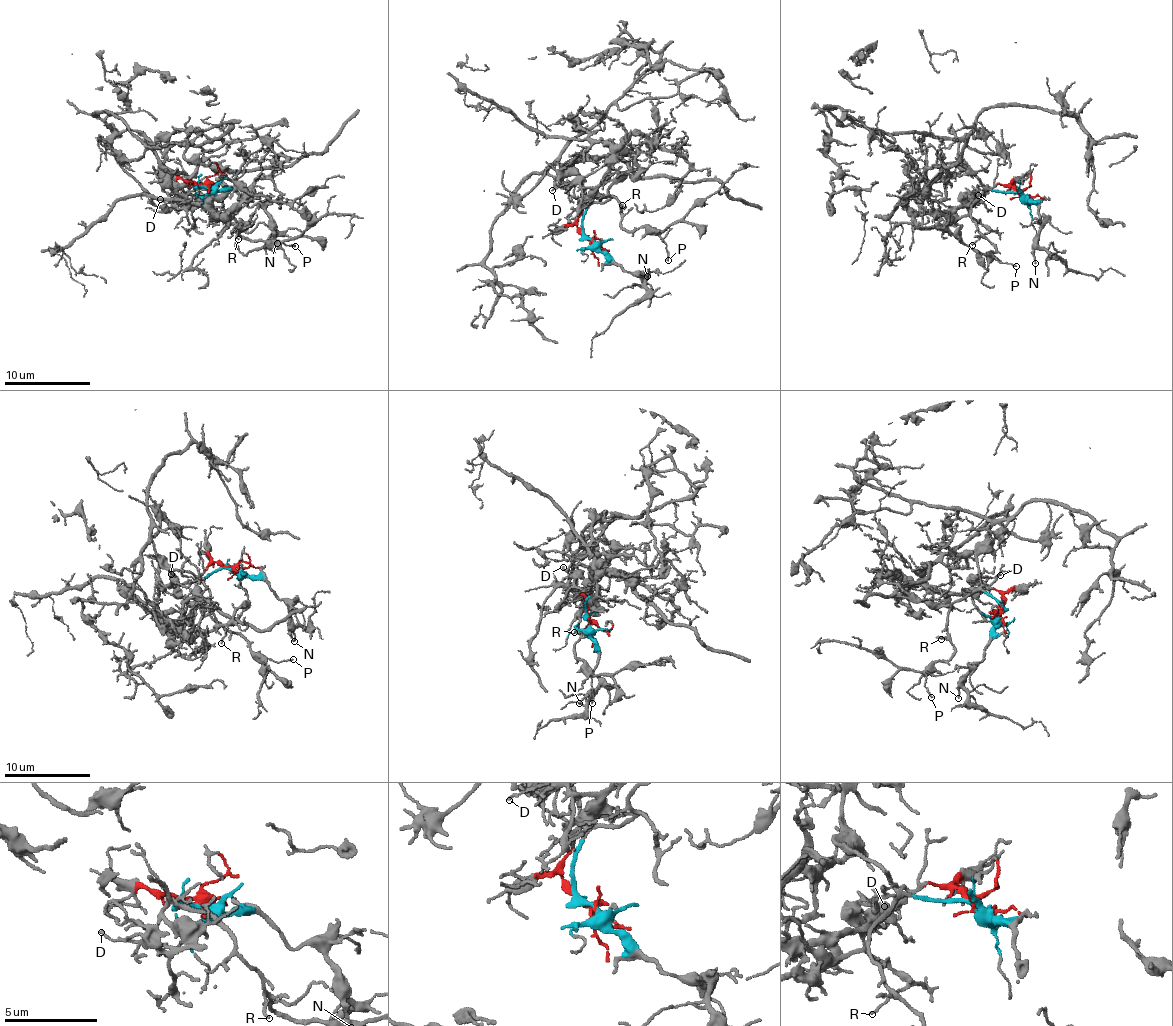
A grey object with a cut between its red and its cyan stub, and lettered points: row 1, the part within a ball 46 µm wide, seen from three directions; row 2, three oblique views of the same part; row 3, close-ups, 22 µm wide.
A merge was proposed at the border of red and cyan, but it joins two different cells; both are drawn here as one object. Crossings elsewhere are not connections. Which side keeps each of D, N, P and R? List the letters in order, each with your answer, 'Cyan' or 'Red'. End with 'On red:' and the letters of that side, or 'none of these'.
D: Red
N: Cyan
P: Cyan
R: Cyan
On red: D

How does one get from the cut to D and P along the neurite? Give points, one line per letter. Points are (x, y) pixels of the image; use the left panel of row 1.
D: (205, 186), (188, 182), (197, 201), (194, 205), (180, 206), (160, 198)
P: (202, 186), (194, 189), (211, 189), (244, 237), (296, 246)

